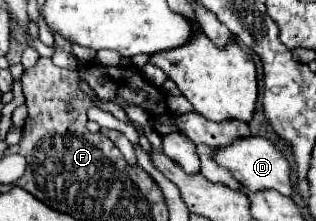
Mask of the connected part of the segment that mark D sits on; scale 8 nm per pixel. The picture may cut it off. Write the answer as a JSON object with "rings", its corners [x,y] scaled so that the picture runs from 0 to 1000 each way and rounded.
{"rings":[[[791,615],[791,624],[759,624],[753,643],[715,661],[715,670],[696,670],[684,697],[677,697],[677,724],[703,751],[715,751],[741,805],[791,869],[823,869],[823,860],[873,860],[886,869],[892,887],[911,887],[924,896],[930,887],[930,860],[924,860],[924,824],[918,824],[918,778],[924,778],[924,751],[918,733],[905,724],[905,706],[842,624],[823,624],[823,615]]]}

